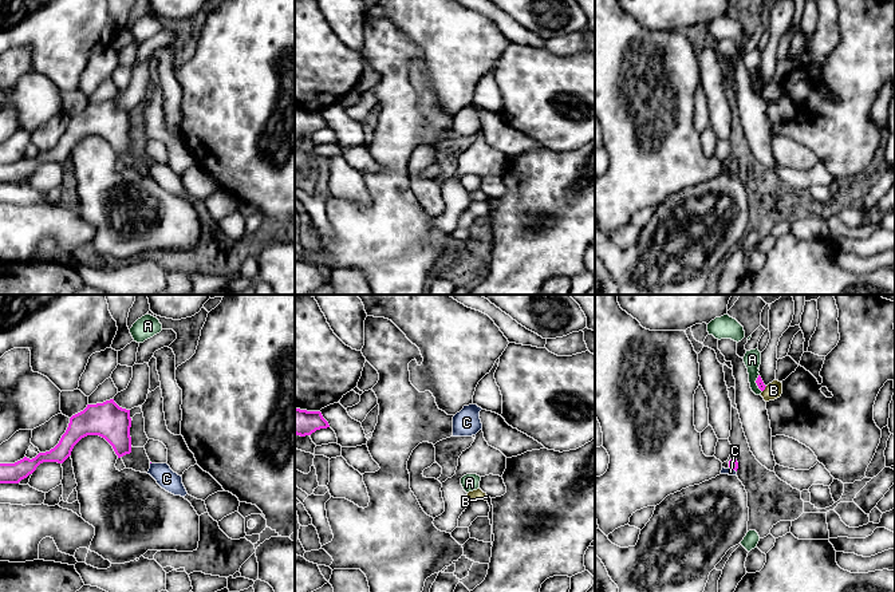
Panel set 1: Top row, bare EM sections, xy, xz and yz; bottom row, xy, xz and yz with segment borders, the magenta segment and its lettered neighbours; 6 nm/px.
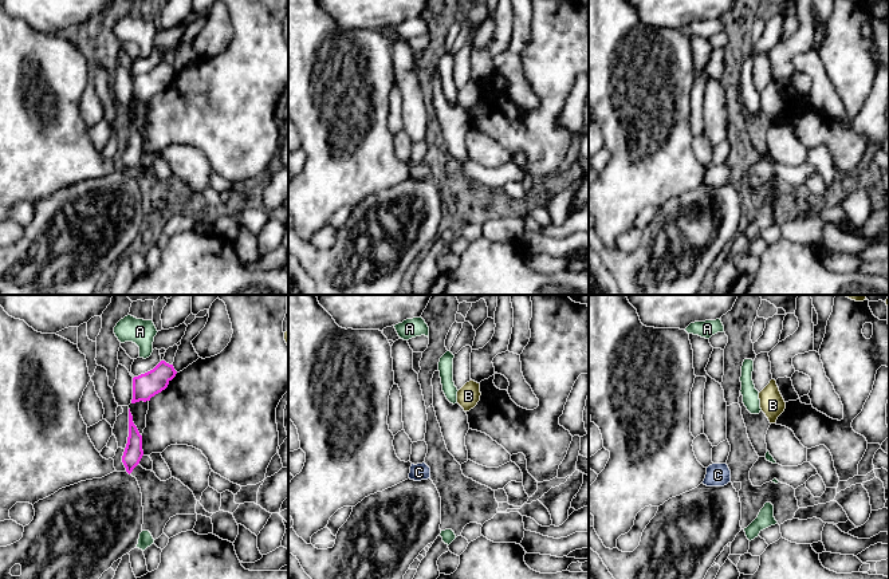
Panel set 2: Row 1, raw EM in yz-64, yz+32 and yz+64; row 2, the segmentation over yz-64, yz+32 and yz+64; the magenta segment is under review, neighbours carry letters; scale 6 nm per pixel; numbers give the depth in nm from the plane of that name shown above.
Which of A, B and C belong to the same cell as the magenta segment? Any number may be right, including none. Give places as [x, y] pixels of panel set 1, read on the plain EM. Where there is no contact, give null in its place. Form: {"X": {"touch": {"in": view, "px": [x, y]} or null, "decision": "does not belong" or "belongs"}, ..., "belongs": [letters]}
{"A": {"touch": {"in": "yz", "px": [756, 82]}, "decision": "does not belong"}, "B": {"touch": {"in": "yz", "px": [764, 89]}, "decision": "does not belong"}, "C": {"touch": {"in": "yz", "px": [733, 169]}, "decision": "belongs"}, "belongs": ["C"]}

